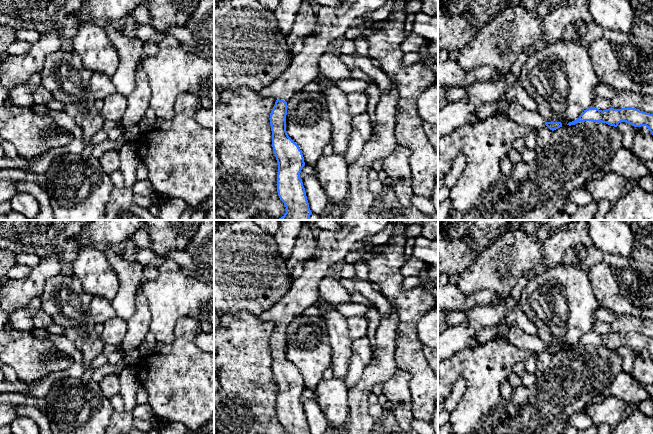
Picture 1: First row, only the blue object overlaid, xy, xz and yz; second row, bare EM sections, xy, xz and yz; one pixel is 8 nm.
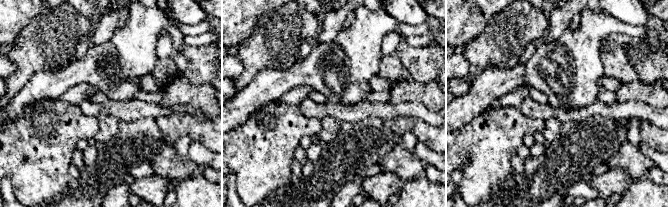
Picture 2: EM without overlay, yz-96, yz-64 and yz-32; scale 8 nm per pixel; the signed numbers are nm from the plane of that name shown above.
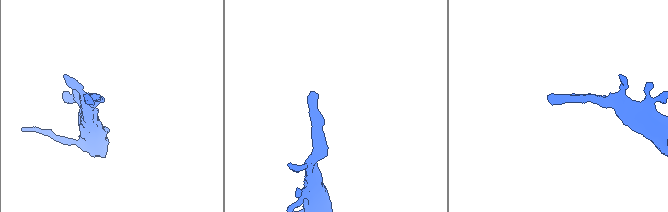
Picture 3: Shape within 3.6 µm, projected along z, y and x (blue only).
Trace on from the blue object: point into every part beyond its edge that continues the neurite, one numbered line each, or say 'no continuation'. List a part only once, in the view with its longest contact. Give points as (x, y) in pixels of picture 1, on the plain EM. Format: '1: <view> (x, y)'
1: xz (332, 246)

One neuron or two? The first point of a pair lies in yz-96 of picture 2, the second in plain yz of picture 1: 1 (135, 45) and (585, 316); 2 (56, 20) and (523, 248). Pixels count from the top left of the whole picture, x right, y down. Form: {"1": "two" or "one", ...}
{"1": "one", "2": "one"}

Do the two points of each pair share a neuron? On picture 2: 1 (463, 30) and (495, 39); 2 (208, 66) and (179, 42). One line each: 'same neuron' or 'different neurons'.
1: different neurons
2: same neuron

